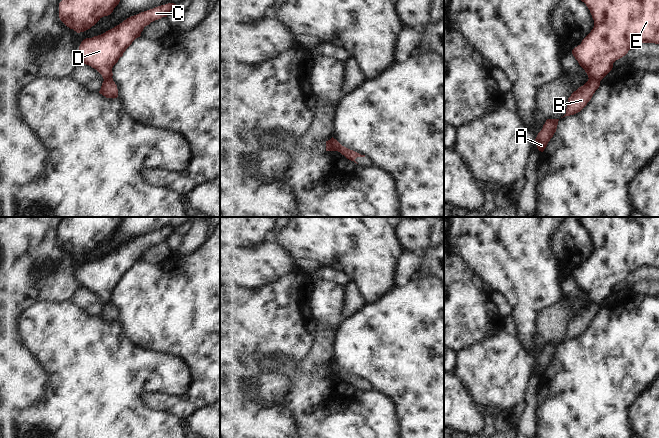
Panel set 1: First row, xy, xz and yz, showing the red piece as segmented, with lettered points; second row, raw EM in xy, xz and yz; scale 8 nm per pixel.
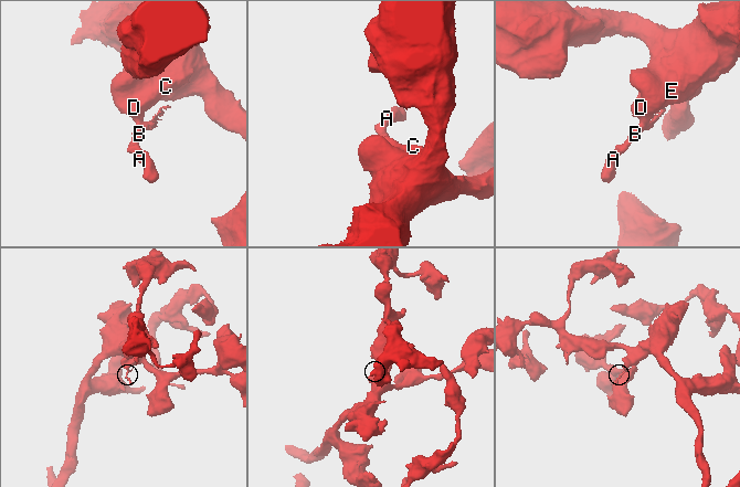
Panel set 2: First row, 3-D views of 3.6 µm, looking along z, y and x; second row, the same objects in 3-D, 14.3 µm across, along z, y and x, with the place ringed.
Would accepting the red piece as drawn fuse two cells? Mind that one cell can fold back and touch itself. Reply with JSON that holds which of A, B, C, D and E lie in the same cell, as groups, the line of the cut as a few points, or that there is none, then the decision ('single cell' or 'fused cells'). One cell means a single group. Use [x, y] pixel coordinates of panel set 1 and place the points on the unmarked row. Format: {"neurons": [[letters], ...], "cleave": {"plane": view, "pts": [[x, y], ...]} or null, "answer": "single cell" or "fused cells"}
{"neurons": [["A", "B"], ["C", "D", "E"]], "cleave": {"plane": "xz", "pts": [[330, 363], [331, 369], [336, 374]]}, "answer": "fused cells"}

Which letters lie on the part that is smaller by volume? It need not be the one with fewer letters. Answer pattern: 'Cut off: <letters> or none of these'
Cut off: A, B.

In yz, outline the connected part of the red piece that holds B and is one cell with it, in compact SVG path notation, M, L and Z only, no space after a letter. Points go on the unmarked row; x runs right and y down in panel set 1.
M588 303L588 305L583 310L574 315L568 322L566 338L563 341L574 339L580 336L591 324L593 318L599 312L599 310L599 304Z

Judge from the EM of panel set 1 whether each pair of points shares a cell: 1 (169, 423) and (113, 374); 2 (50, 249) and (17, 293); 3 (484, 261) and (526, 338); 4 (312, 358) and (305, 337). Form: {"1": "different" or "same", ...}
{"1": "same", "2": "same", "3": "same", "4": "different"}

